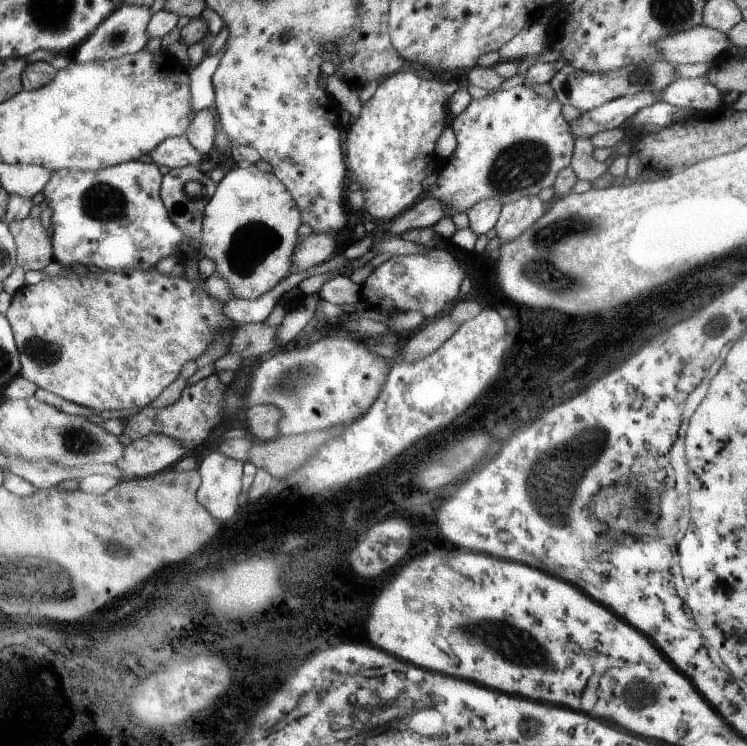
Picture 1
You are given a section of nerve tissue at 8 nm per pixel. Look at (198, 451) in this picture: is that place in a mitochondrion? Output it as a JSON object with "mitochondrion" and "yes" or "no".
{"mitochondrion":"no"}

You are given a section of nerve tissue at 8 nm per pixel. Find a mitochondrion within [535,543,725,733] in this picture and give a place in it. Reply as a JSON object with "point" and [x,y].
{"point":[637,696]}

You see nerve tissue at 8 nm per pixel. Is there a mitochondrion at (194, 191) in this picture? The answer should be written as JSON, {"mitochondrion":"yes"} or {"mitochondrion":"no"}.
{"mitochondrion":"yes"}

